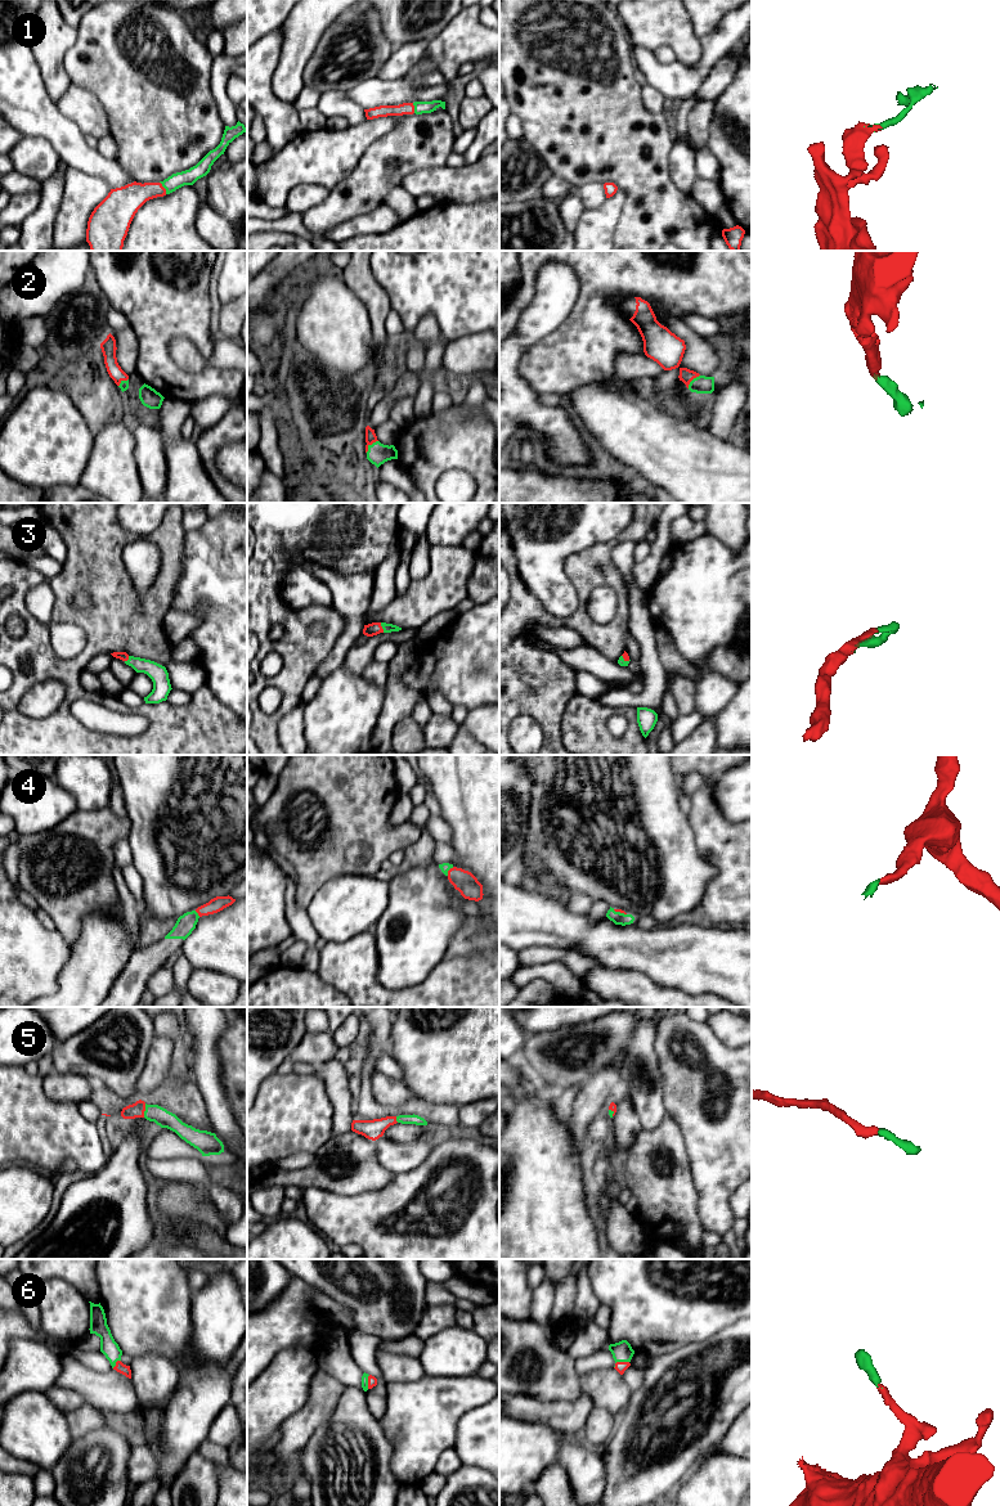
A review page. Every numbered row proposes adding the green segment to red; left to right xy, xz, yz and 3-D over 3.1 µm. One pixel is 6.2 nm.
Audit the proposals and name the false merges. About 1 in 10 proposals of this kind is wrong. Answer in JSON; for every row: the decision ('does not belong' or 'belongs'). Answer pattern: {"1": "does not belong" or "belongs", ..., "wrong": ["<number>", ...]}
{"1": "belongs", "2": "belongs", "3": "belongs", "4": "belongs", "5": "belongs", "6": "belongs", "wrong": []}

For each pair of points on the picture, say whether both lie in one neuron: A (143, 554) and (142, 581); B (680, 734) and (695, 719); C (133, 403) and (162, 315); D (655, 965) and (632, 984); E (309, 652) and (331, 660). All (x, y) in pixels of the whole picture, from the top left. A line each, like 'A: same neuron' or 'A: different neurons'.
A: same neuron
B: same neuron
C: different neurons
D: different neurons
E: different neurons

